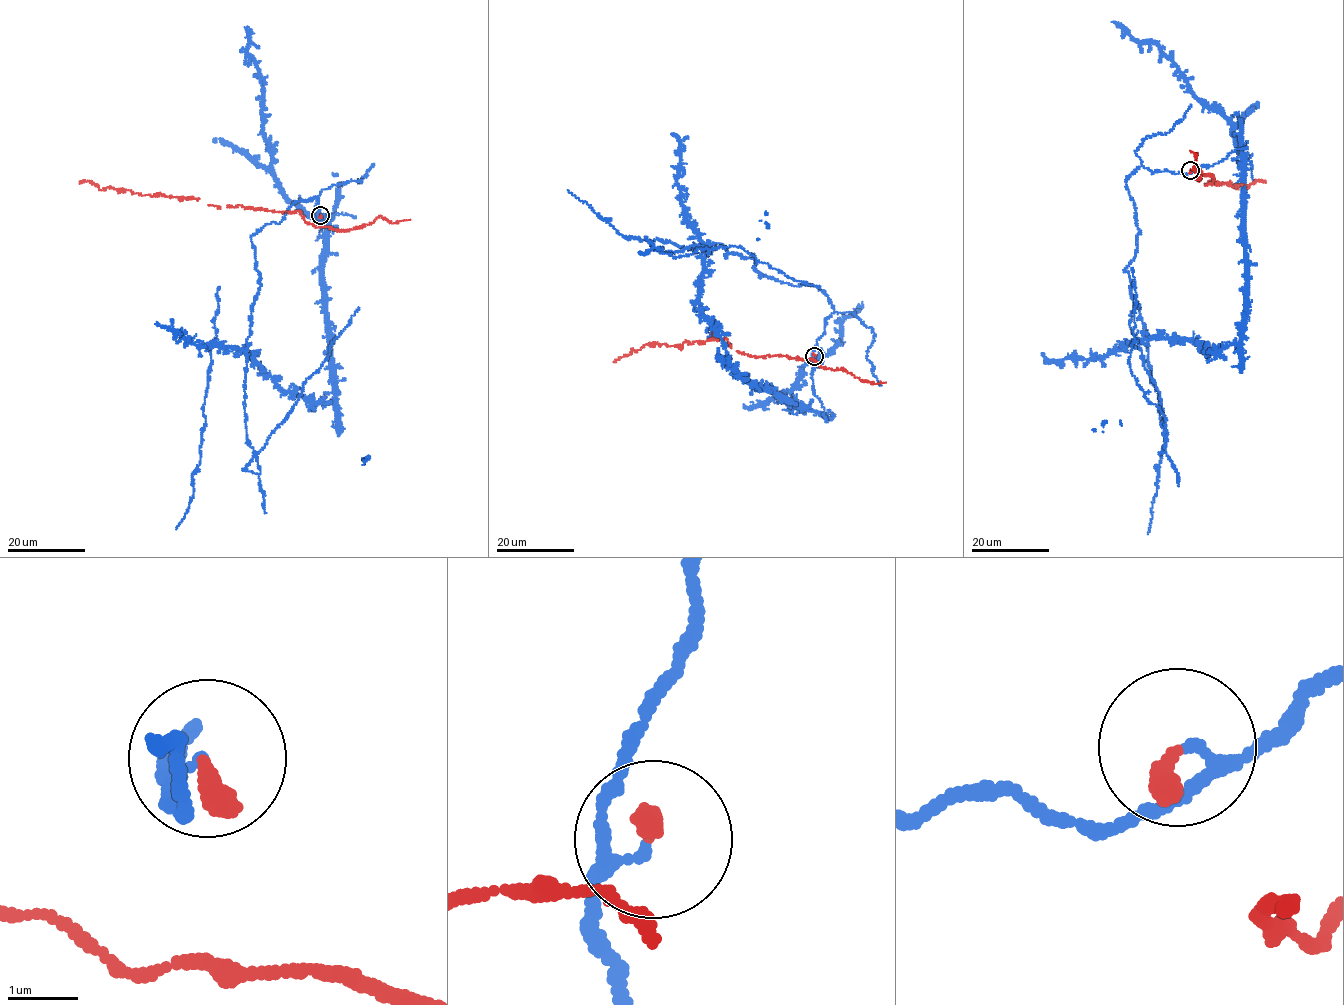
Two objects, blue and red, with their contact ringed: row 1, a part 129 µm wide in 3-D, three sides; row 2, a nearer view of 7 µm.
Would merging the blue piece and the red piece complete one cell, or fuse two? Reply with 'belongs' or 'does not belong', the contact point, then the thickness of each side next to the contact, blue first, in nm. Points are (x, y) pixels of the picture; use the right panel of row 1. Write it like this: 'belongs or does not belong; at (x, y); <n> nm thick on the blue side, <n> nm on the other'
belongs; at (1190, 170); 140 nm thick on the blue side, 280 nm on the other

